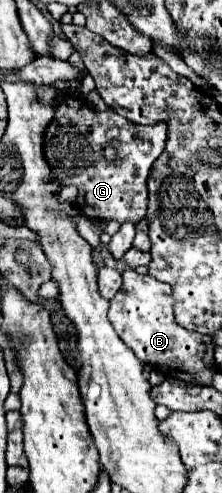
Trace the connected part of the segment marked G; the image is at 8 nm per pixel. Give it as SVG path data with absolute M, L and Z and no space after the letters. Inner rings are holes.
M64 97L56 105L56 115L44 135L44 155L62 187L74 185L80 189L76 205L90 219L114 219L118 223L140 221L148 207L146 177L152 163L164 151L166 125L134 125L126 117L108 111L94 111L84 99ZM112 145L122 157L120 163L108 163L102 157L102 147Z

